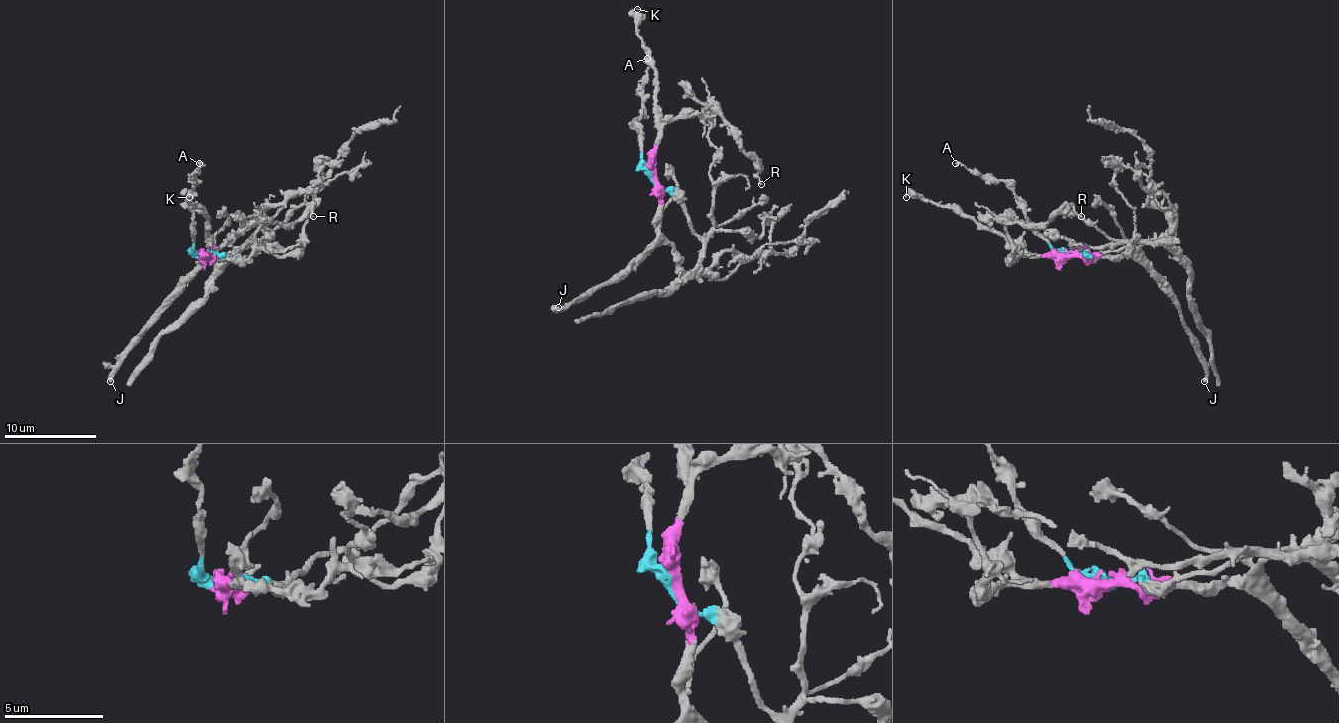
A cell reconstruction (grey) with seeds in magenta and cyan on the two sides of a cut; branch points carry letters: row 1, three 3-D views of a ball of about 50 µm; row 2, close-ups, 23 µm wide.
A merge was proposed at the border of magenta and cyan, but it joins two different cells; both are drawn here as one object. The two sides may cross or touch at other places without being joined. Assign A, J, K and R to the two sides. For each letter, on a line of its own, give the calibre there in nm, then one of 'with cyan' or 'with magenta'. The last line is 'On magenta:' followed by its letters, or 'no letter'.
A: calibre 200 nm; with cyan
J: calibre 320 nm; with magenta
K: calibre 240 nm; with magenta
R: calibre 130 nm; with magenta
On magenta: J, K, R

